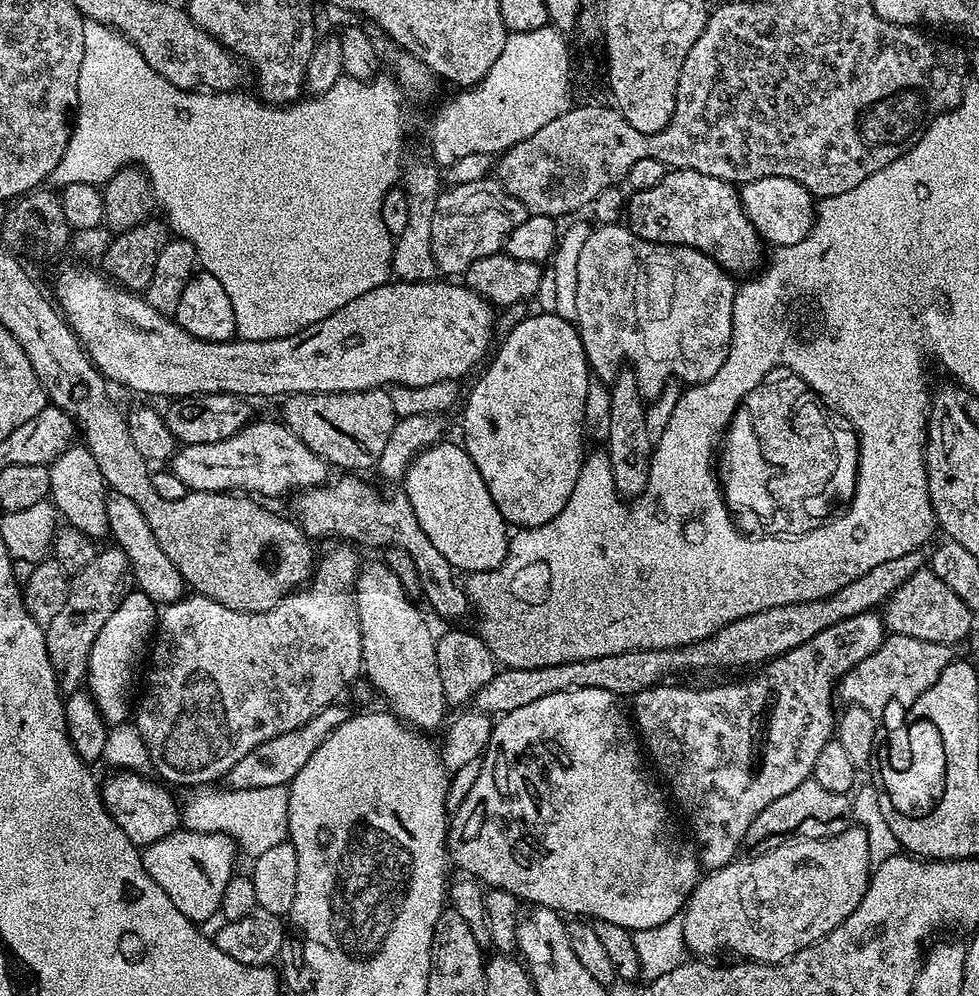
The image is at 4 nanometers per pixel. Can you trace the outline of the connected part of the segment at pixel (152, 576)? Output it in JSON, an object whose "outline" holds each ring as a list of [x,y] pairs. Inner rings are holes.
{"outline":[[[109,491],[106,516],[111,537],[116,538],[114,540],[115,547],[123,550],[129,566],[132,567],[132,579],[135,587],[161,605],[172,604],[175,600],[184,599],[186,595],[184,576],[160,548],[158,538],[154,538],[154,530],[150,530],[150,522],[146,522],[142,510],[138,510],[138,506],[134,506],[134,502],[130,502],[130,498]]]}

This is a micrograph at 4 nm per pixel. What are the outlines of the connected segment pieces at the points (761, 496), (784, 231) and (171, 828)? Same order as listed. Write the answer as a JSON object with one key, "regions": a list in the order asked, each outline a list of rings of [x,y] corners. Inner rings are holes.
{"regions":[[[[734,413],[728,423],[728,431],[722,437],[722,451],[718,456],[718,479],[722,485],[722,495],[733,509],[754,511],[764,522],[770,522],[772,500],[768,494],[768,468],[774,468],[762,448],[762,440],[754,428],[754,418],[746,414]]],[[[781,176],[756,179],[743,185],[739,193],[752,225],[767,243],[772,242],[778,248],[797,245],[812,232],[818,211],[816,198],[796,179]]],[[[116,770],[113,776],[103,777],[100,784],[100,797],[106,806],[106,810],[118,822],[120,829],[138,846],[147,846],[166,838],[177,831],[182,824],[182,808],[176,800],[167,792],[169,789],[163,783],[155,779],[147,780],[147,775]],[[156,783],[156,784],[155,784]],[[164,788],[165,789],[164,789]]]]}

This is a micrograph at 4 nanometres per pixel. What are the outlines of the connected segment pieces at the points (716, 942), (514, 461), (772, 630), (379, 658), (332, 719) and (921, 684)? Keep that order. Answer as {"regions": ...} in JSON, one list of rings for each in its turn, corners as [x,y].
{"regions":[[[[849,826],[845,832],[837,836],[828,836],[825,840],[785,840],[782,846],[771,848],[766,854],[761,856],[750,856],[744,859],[737,858],[724,868],[717,868],[705,875],[692,889],[692,895],[688,898],[688,903],[682,909],[682,919],[684,923],[685,946],[687,951],[696,958],[712,958],[715,952],[737,952],[737,957],[748,962],[758,964],[780,964],[788,960],[794,954],[798,954],[806,946],[818,942],[826,934],[830,934],[842,921],[850,918],[854,910],[862,902],[862,898],[868,889],[870,873],[873,871],[874,861],[870,854],[868,845],[868,835],[859,826]]],[[[547,310],[541,316],[525,315],[519,322],[511,325],[507,331],[508,337],[501,342],[496,357],[494,357],[495,352],[491,357],[491,360],[493,359],[492,365],[481,374],[480,381],[473,386],[472,393],[468,396],[468,401],[466,401],[467,396],[463,401],[463,404],[465,404],[462,447],[470,454],[474,466],[478,466],[478,470],[482,474],[482,482],[486,482],[486,486],[490,490],[490,498],[494,498],[494,506],[498,506],[498,510],[504,516],[505,521],[517,529],[537,528],[543,524],[549,524],[563,510],[574,490],[574,482],[578,482],[578,470],[580,465],[584,463],[586,455],[586,449],[584,449],[586,437],[583,424],[583,407],[586,403],[590,369],[588,359],[584,353],[584,343],[580,341],[580,334],[576,331],[576,325],[571,320],[564,320]]],[[[923,547],[910,550],[906,554],[898,554],[898,558],[890,558],[882,562],[882,566],[874,566],[874,570],[866,570],[854,582],[842,586],[830,596],[824,596],[821,600],[803,600],[797,604],[783,604],[774,608],[767,608],[761,612],[750,614],[746,618],[738,618],[730,622],[725,628],[719,628],[714,634],[710,634],[704,640],[693,644],[687,644],[681,648],[637,648],[635,652],[623,652],[622,654],[610,654],[602,658],[586,658],[578,662],[566,662],[565,664],[547,664],[542,668],[506,668],[501,667],[482,690],[478,690],[474,697],[474,708],[485,716],[499,718],[510,714],[510,710],[518,710],[530,702],[538,702],[538,698],[546,698],[546,694],[558,694],[571,688],[597,688],[598,690],[610,690],[618,698],[631,698],[637,696],[642,690],[655,688],[663,684],[669,678],[676,678],[679,672],[708,672],[711,668],[748,668],[763,666],[768,661],[802,646],[802,642],[810,642],[814,634],[822,634],[822,630],[830,630],[837,622],[846,622],[846,618],[854,618],[854,614],[862,614],[879,609],[887,604],[888,599],[914,574],[925,571],[926,552]]],[[[365,559],[361,563],[354,589],[354,609],[360,624],[363,675],[377,689],[385,688],[392,715],[399,716],[413,729],[425,730],[443,722],[446,701],[442,678],[438,678],[436,636],[412,599],[402,582],[398,582],[398,574],[383,559]]],[[[327,704],[322,711],[314,714],[314,718],[310,718],[310,722],[298,726],[298,730],[286,730],[286,734],[278,734],[278,738],[270,738],[270,742],[254,746],[254,750],[250,750],[246,758],[241,758],[235,766],[230,766],[226,777],[227,787],[234,790],[254,790],[262,786],[287,788],[298,774],[298,770],[302,770],[302,766],[310,762],[310,754],[314,754],[314,750],[318,750],[318,746],[326,742],[331,732],[338,730],[338,726],[342,726],[342,722],[346,722],[354,714],[353,709],[345,704]]],[[[889,635],[882,647],[874,650],[874,654],[870,654],[870,658],[862,658],[862,662],[858,662],[858,666],[847,672],[840,680],[838,685],[839,699],[844,699],[843,703],[845,705],[864,707],[866,711],[875,714],[880,714],[880,711],[891,700],[897,700],[898,703],[904,704],[903,706],[910,706],[918,697],[926,694],[926,690],[930,690],[930,686],[934,686],[934,682],[938,682],[938,676],[942,674],[942,670],[946,670],[946,666],[951,664],[954,659],[954,653],[952,652],[954,652],[954,648],[951,644],[922,642],[918,638]]]]}

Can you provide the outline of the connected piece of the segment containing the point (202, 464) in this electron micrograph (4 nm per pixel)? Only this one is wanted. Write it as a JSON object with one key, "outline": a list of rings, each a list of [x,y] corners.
{"outline":[[[260,420],[243,428],[238,434],[230,438],[220,439],[218,442],[192,443],[179,447],[169,461],[169,469],[178,475],[189,491],[194,492],[233,492],[236,494],[255,494],[260,496],[284,496],[287,492],[295,493],[305,488],[316,488],[329,479],[330,465],[306,442],[302,442],[288,429],[287,423],[276,420]]]}

